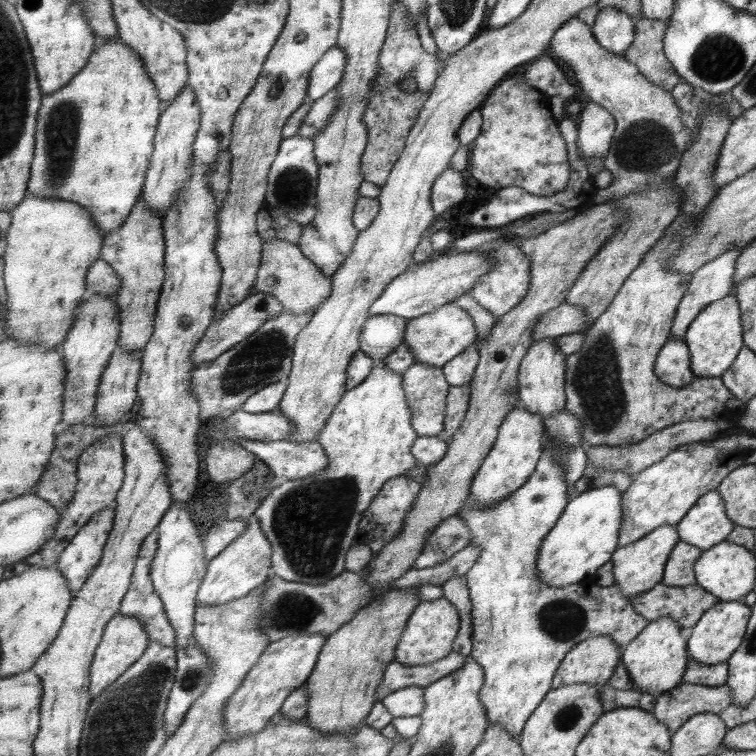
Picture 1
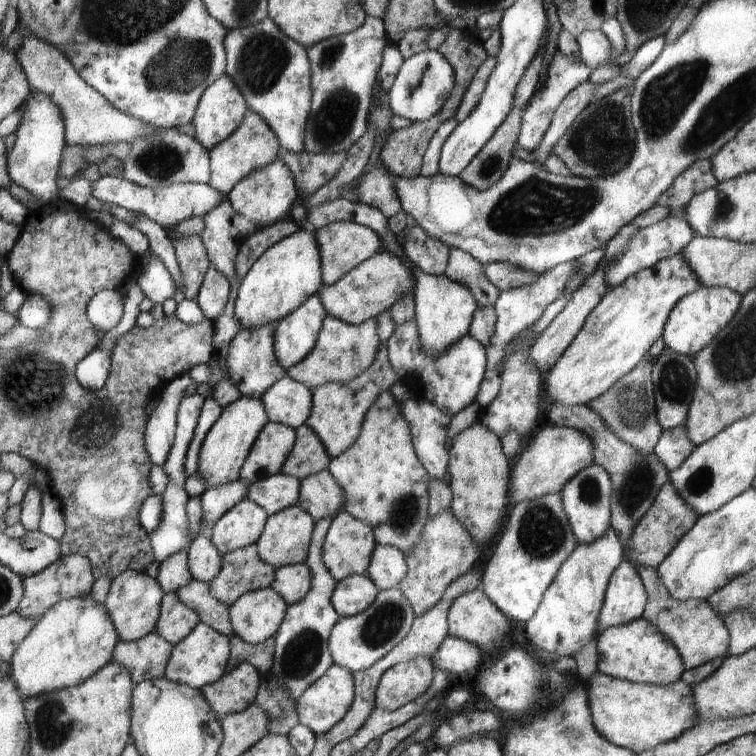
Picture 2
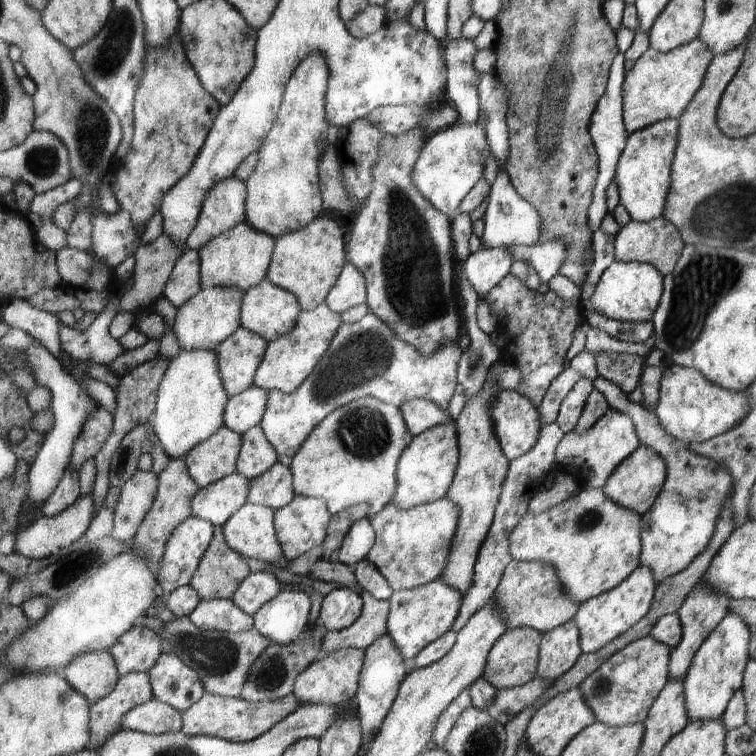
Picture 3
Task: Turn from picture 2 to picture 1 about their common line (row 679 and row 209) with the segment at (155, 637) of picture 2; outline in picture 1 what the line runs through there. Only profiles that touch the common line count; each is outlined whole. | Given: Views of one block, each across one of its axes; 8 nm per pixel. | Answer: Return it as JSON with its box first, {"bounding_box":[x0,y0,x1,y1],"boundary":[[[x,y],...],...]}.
{"bounding_box":[101,198,166,349],"boundary":[[[140,198],[129,217],[119,229],[104,236],[101,258],[105,259],[113,270],[121,276],[121,289],[117,291],[115,301],[121,307],[121,334],[119,345],[123,349],[144,349],[153,336],[158,303],[165,282],[166,238],[164,236],[164,218],[159,211],[147,207],[144,198]]]}

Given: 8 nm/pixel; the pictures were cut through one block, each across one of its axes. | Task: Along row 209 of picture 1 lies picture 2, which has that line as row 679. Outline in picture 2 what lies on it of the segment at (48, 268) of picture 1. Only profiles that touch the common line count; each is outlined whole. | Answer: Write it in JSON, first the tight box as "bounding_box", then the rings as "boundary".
{"bounding_box":[9,595,120,701],"boundary":[[[89,595],[69,598],[49,608],[38,619],[35,628],[25,637],[9,663],[10,675],[26,701],[33,696],[73,688],[87,682],[107,664],[111,664],[120,641],[105,603],[97,604]]]}

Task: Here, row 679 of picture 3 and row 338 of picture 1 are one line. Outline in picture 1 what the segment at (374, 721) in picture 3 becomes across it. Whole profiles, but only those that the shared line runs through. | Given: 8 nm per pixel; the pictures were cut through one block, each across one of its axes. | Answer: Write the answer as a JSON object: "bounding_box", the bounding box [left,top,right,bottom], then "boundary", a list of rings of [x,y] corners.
{"bounding_box":[360,315,407,358],"boundary":[[[373,315],[364,324],[360,334],[361,351],[371,358],[386,358],[405,343],[407,319],[392,315]]]}

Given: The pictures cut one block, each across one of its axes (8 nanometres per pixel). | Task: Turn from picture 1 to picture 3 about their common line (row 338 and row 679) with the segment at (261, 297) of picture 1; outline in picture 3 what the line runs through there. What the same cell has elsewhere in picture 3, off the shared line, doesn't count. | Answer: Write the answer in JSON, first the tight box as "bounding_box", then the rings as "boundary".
{"bounding_box":[158,617,274,697],"boundary":[[[177,617],[177,620],[172,619],[163,623],[164,627],[158,630],[162,652],[185,661],[185,664],[201,676],[206,692],[220,697],[239,697],[252,664],[274,643],[255,626],[240,633],[201,631],[197,630],[196,626],[184,634],[181,632],[181,622],[192,622],[192,620],[190,617]]]}

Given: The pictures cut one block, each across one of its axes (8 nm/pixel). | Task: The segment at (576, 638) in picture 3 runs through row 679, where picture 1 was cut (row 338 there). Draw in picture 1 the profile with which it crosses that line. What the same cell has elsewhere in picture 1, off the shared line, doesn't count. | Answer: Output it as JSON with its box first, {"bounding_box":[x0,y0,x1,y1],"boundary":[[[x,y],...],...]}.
{"bounding_box":[519,337,567,418],"boundary":[[[557,337],[534,341],[523,362],[519,374],[520,404],[533,414],[545,418],[566,409],[567,356],[561,351]]]}

